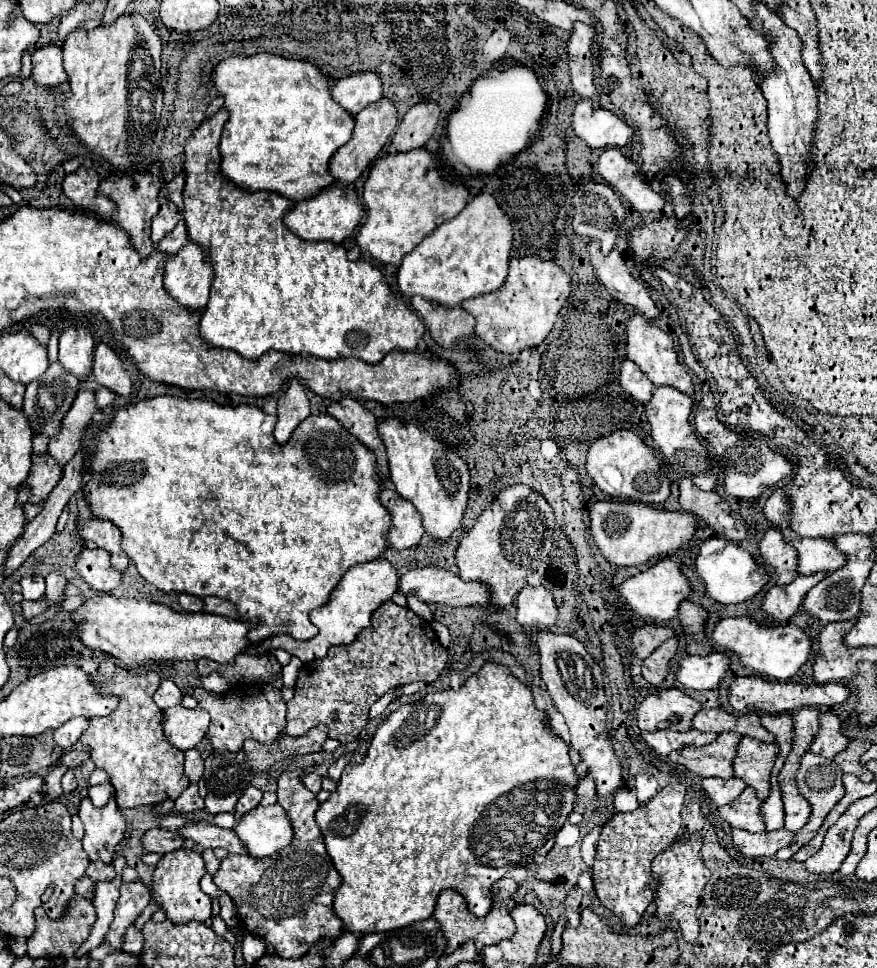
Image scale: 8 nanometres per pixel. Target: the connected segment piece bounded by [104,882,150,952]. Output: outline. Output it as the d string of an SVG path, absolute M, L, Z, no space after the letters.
M124 882L120 886L120 898L118 898L118 904L114 910L114 922L110 924L104 944L122 952L124 934L126 934L128 926L134 924L134 920L142 914L142 910L148 906L148 902L150 902L150 890L142 882Z

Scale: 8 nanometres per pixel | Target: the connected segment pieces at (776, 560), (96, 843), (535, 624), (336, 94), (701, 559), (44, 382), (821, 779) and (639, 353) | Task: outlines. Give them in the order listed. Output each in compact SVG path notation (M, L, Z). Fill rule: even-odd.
M768 528L758 544L760 556L774 570L776 586L784 586L796 578L796 550L784 542L776 528Z
M84 798L78 808L78 816L86 830L82 846L84 852L88 854L88 860L90 862L100 860L104 864L110 864L114 850L120 844L126 828L114 798L104 808L96 808L90 802L90 798Z
M524 586L516 598L516 610L518 610L516 622L520 624L522 630L528 632L528 638L532 636L532 632L554 626L558 616L552 594L542 586L540 588Z
M360 72L356 76L340 78L332 86L332 98L350 116L356 116L360 110L382 98L382 82L374 72Z
M720 536L710 538L700 546L696 562L694 562L694 570L700 576L700 580L706 588L706 594L718 604L744 602L744 600L752 598L756 592L760 592L768 580L768 572L764 568L760 570L756 566L754 558L744 548L740 548L738 544L734 544L726 538L720 538Z
M56 362L40 376L40 380L34 380L32 384L26 386L24 414L26 414L34 434L44 434L44 436L52 438L60 432L62 420L78 394L78 384L80 384L80 380L76 380L74 376L68 376L68 372L64 372L64 368L60 368L60 364Z
M806 752L806 754L800 758L800 768L798 768L798 774L796 774L796 784L798 784L798 792L810 802L812 814L810 814L808 822L794 834L792 842L790 842L786 848L782 848L782 850L778 850L778 852L774 854L776 860L790 860L792 854L794 854L798 848L802 848L804 844L808 844L808 840L812 840L812 836L818 832L818 828L820 828L822 820L826 818L826 814L828 814L828 812L834 808L834 804L844 796L844 786L842 786L842 772L840 772L840 768L836 768L836 764L834 764L832 760L826 760L826 758L816 756L816 754L810 754L810 752Z
M636 314L632 316L632 320L626 322L626 328L628 324L634 324L630 330L634 330L634 334L626 334L626 356L638 364L638 368L656 384L656 386L672 386L672 388L678 388L680 392L684 394L692 394L692 378L690 374L684 370L684 366L678 362L678 354L674 350L674 342L670 338L670 334L666 334L664 330L660 330L658 326L654 326L646 316L642 314Z

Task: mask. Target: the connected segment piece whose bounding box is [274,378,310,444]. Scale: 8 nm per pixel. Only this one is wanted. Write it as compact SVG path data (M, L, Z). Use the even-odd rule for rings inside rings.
M296 378L290 380L286 392L278 398L278 412L276 412L276 428L274 428L274 438L278 444L288 442L290 434L294 428L310 416L310 404L306 398L304 388Z

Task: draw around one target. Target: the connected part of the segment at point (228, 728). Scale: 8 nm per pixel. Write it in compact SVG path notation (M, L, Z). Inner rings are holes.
M278 678L274 684L266 684L266 686L256 686L250 682L246 682L246 686L236 684L224 694L206 694L206 690L200 686L186 688L186 694L196 698L200 708L208 710L212 722L206 732L206 738L210 740L212 748L218 754L222 754L222 752L242 750L244 740L248 738L264 744L272 744L274 740L278 740L278 736L286 728L286 704L280 696L280 690L282 690L282 680ZM268 688L270 688L270 696L268 696Z

